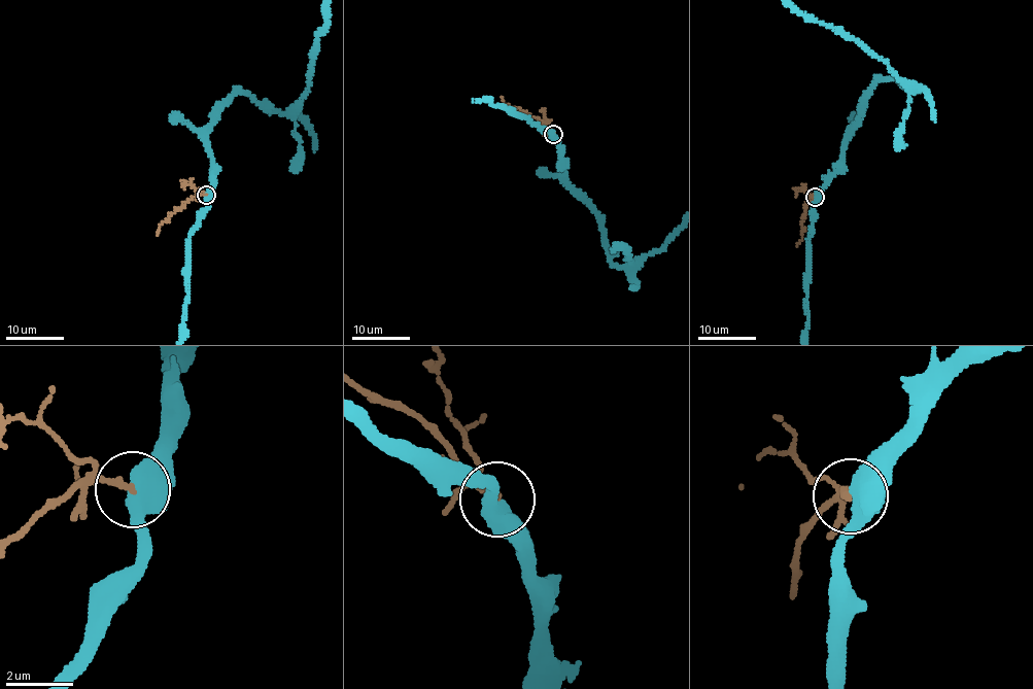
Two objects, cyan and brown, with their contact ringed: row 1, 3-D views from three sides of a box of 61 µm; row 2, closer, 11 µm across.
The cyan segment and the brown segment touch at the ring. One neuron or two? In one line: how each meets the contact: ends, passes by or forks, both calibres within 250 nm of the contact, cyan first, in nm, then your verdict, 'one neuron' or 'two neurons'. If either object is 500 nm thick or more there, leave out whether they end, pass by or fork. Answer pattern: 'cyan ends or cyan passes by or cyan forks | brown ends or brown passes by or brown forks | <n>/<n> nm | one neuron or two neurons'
500/190 nm | two neurons

